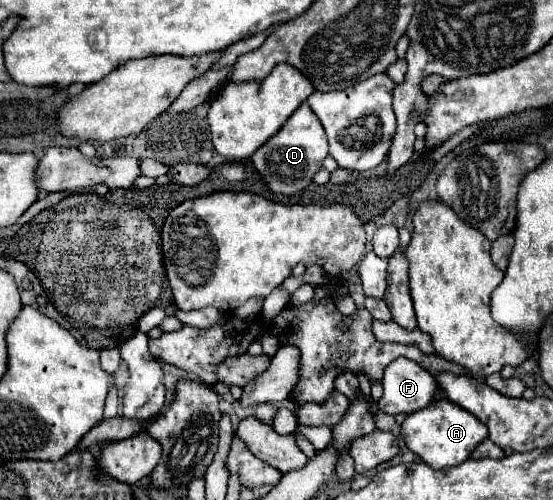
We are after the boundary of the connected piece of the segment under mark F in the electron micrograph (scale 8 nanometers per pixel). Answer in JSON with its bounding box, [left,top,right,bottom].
[377,356,437,414]

